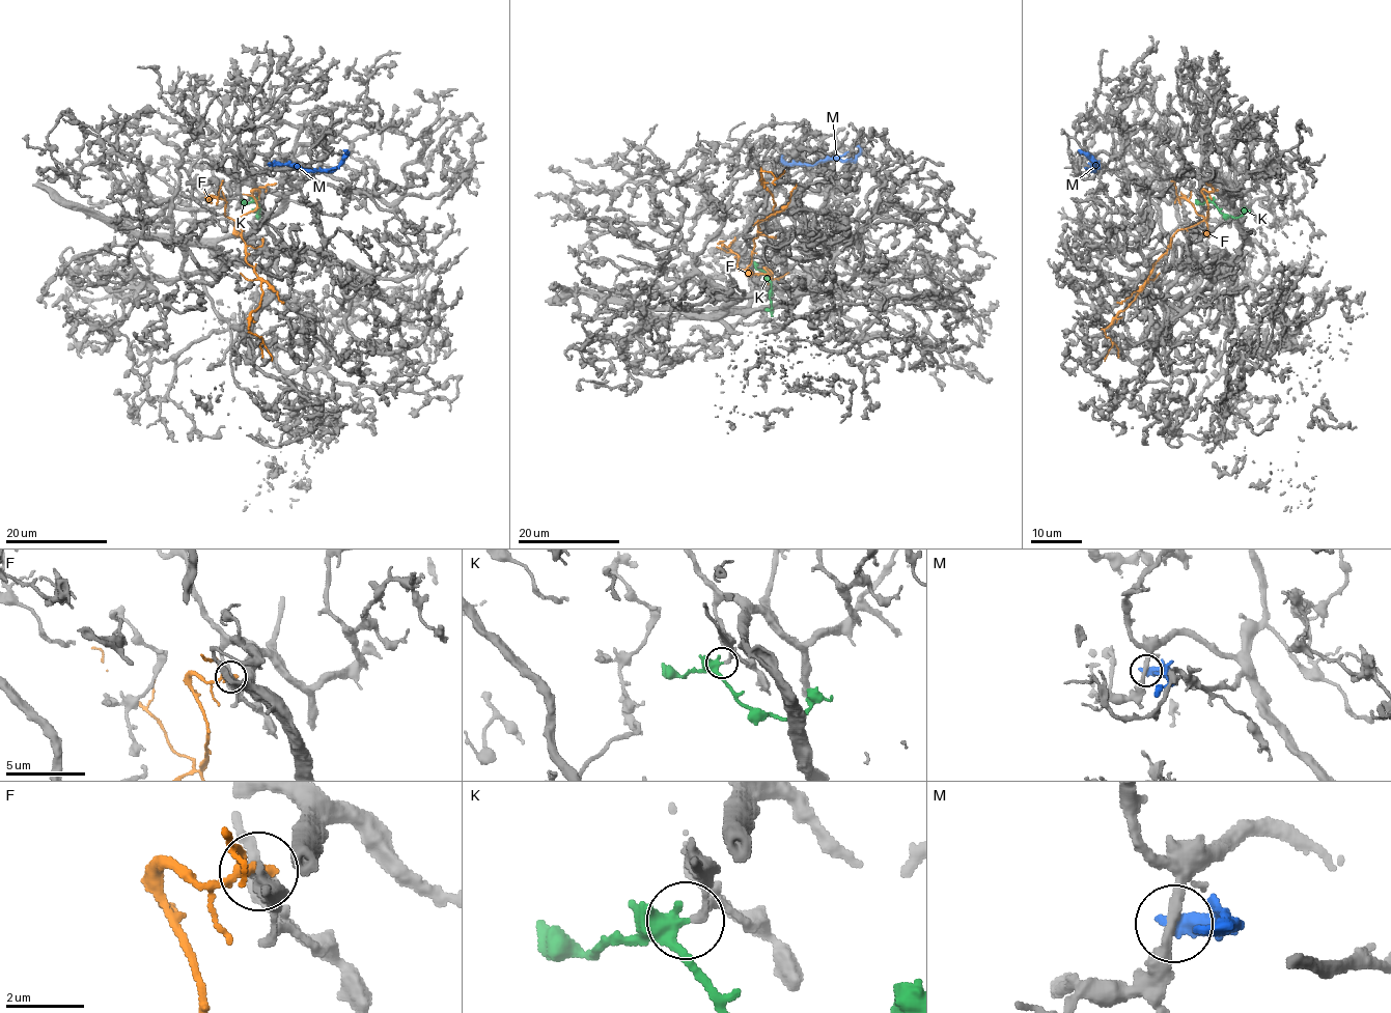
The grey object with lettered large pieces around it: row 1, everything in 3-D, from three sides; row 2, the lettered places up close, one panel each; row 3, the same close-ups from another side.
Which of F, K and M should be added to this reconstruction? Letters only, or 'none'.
K

